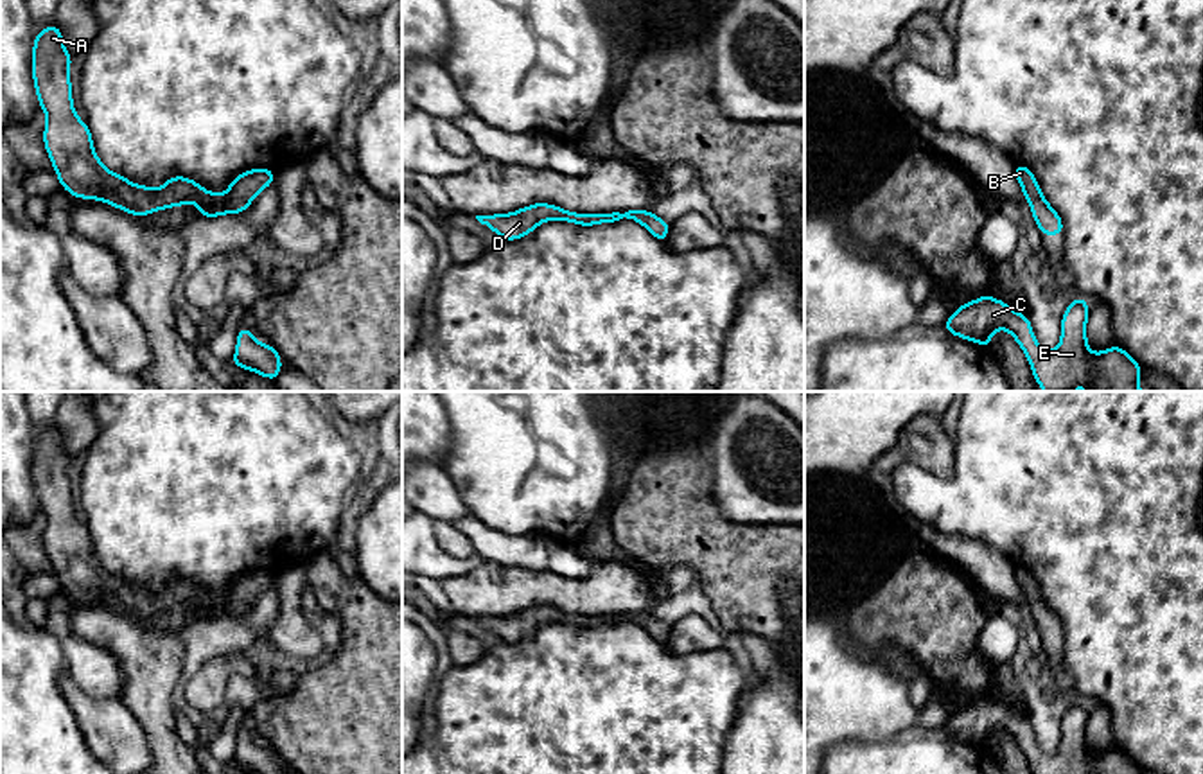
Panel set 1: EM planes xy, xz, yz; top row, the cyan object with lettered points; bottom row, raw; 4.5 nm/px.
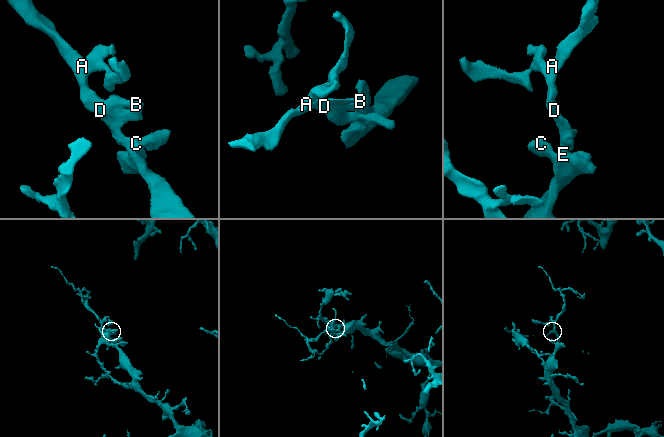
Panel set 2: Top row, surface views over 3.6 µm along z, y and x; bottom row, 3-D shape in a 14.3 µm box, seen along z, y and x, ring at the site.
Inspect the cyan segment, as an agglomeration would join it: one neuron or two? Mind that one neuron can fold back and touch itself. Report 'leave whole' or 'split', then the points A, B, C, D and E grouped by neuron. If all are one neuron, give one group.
leave whole; groups A B C D E

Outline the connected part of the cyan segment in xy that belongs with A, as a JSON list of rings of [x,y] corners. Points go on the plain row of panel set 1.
[[[48,427],[34,440],[32,481],[40,510],[47,517],[43,546],[57,582],[74,600],[99,602],[131,618],[151,618],[158,611],[198,605],[198,620],[244,616],[253,600],[275,584],[275,573],[257,569],[235,578],[219,598],[185,578],[169,580],[160,591],[131,585],[108,573],[93,551],[93,541],[72,505],[70,465],[63,435]]]

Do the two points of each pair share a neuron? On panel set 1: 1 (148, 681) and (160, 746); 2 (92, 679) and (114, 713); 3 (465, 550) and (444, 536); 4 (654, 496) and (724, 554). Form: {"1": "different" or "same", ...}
{"1": "same", "2": "different", "3": "same", "4": "same"}

